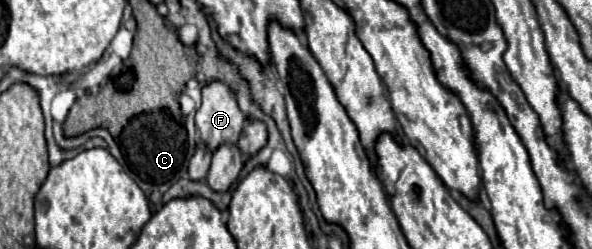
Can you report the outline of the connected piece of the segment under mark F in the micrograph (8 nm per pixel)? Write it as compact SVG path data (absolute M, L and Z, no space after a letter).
M215 79L201 89L201 95L203 103L195 115L201 141L209 151L215 151L221 143L235 143L247 121L237 105L235 91L227 83Z

